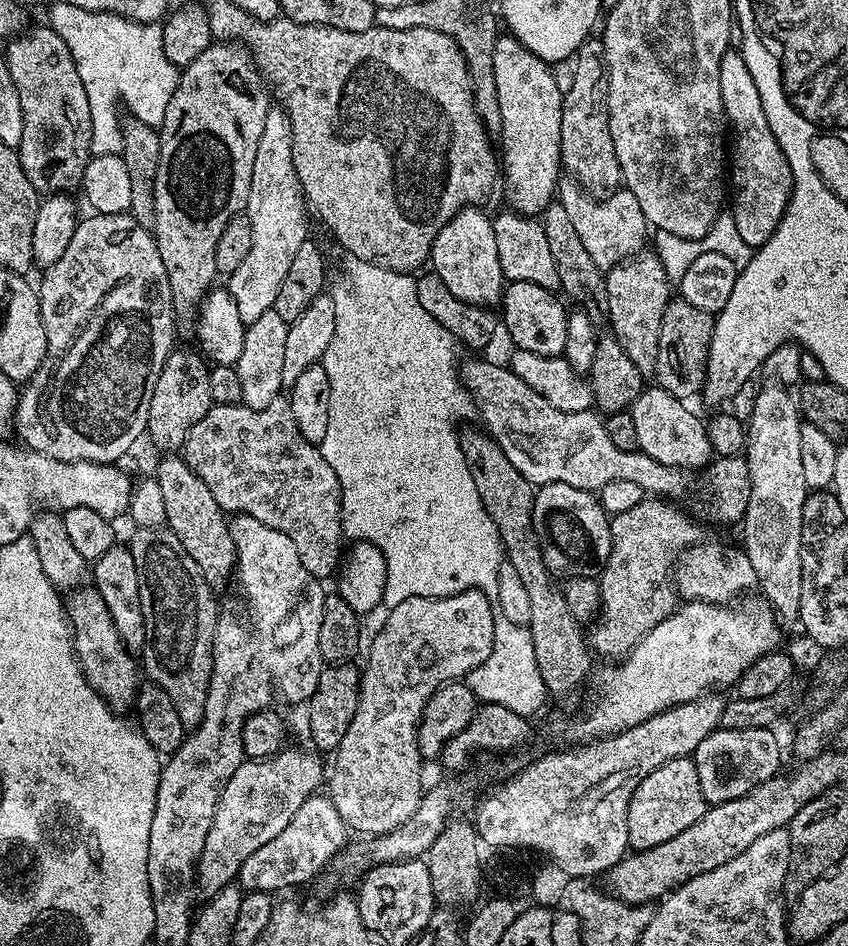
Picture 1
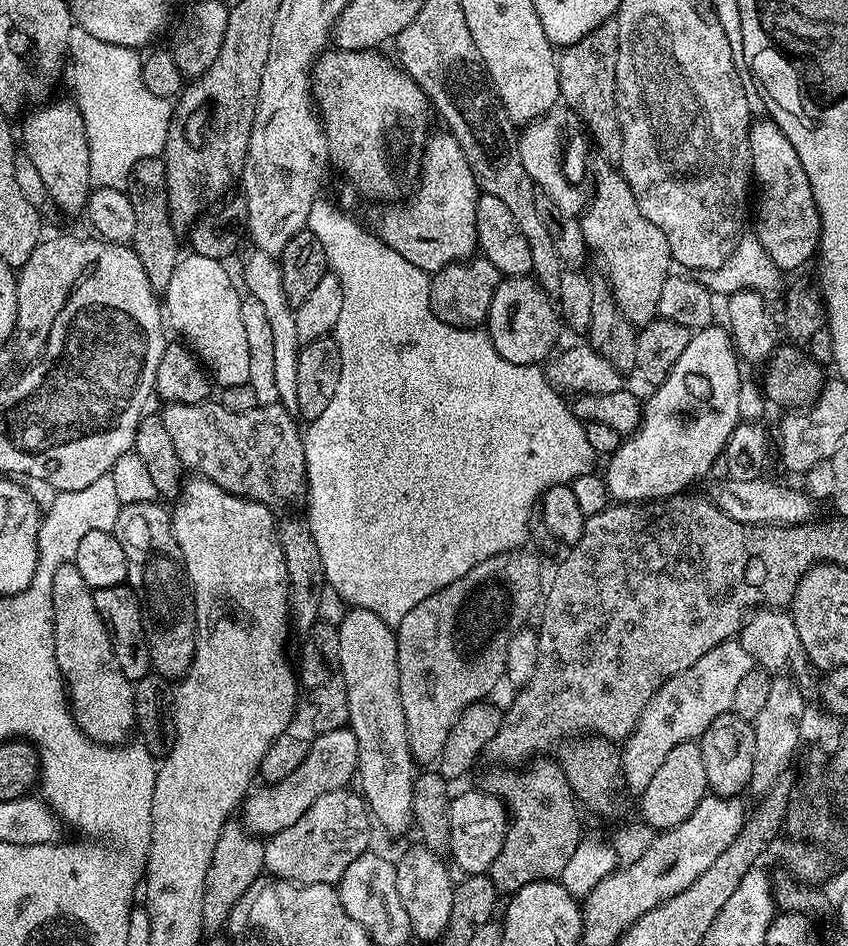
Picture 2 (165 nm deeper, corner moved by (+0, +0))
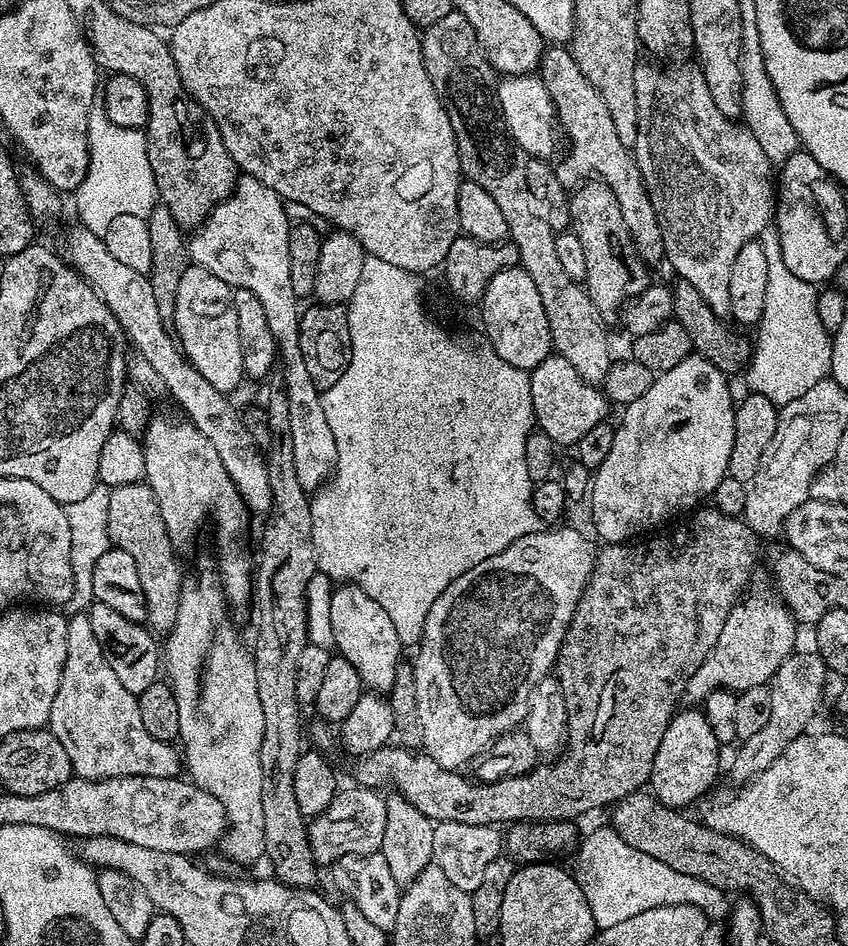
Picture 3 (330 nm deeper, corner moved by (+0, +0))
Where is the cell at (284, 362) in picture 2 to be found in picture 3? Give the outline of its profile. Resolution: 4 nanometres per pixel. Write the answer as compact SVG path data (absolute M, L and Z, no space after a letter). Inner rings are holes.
M241 175L231 196L187 237L188 254L193 265L205 268L233 290L250 290L250 294L262 302L266 322L274 334L279 367L284 367L282 381L290 409L295 473L302 490L312 494L325 487L335 473L336 443L334 430L330 430L330 422L326 422L321 389L314 386L314 378L310 378L310 370L306 370L300 345L302 304L294 294L294 286L290 286L290 221L284 206L285 201L270 190L270 186L262 186L253 176Z

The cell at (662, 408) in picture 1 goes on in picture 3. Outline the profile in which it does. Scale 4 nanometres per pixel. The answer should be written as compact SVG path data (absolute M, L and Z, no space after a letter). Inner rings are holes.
M555 354L547 356L542 362L538 362L536 368L531 369L530 398L536 415L535 427L546 433L558 446L564 446L564 444L575 446L591 428L603 424L609 419L610 401L608 397L597 385L587 384L582 378L582 374L578 374L578 370L574 370L574 366L570 366L570 362L566 362L566 358Z

